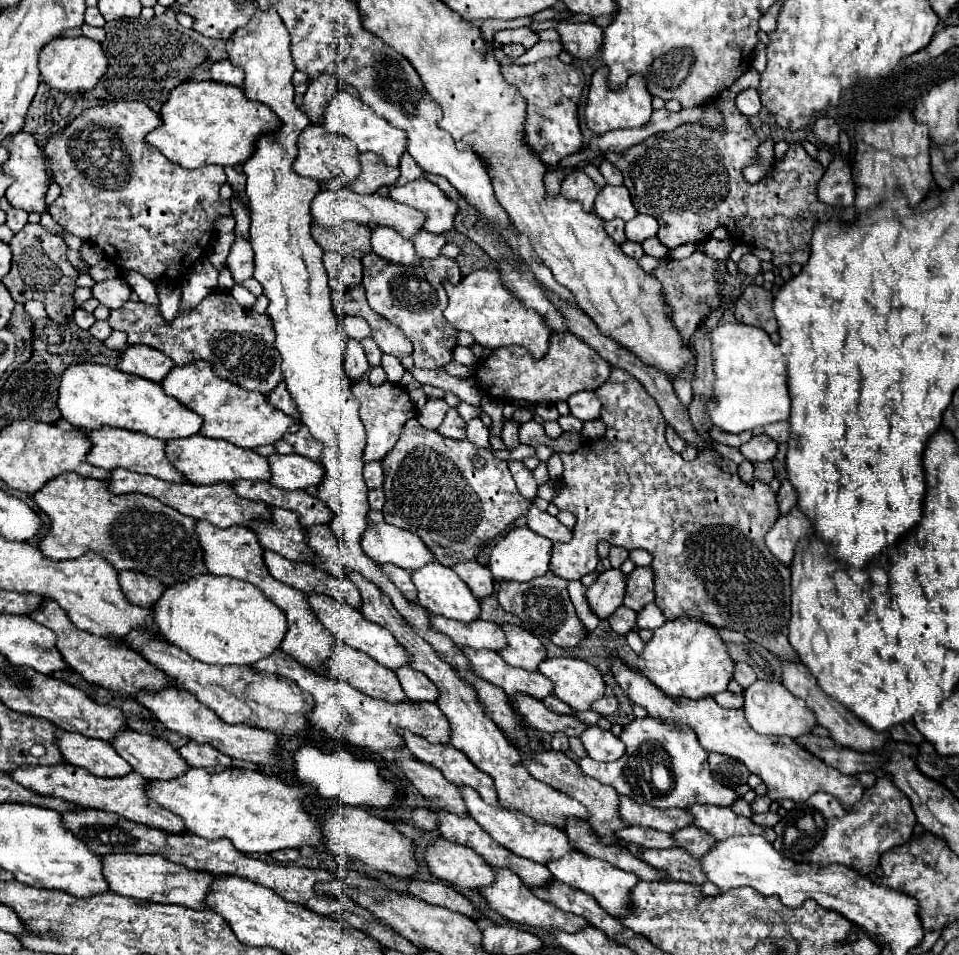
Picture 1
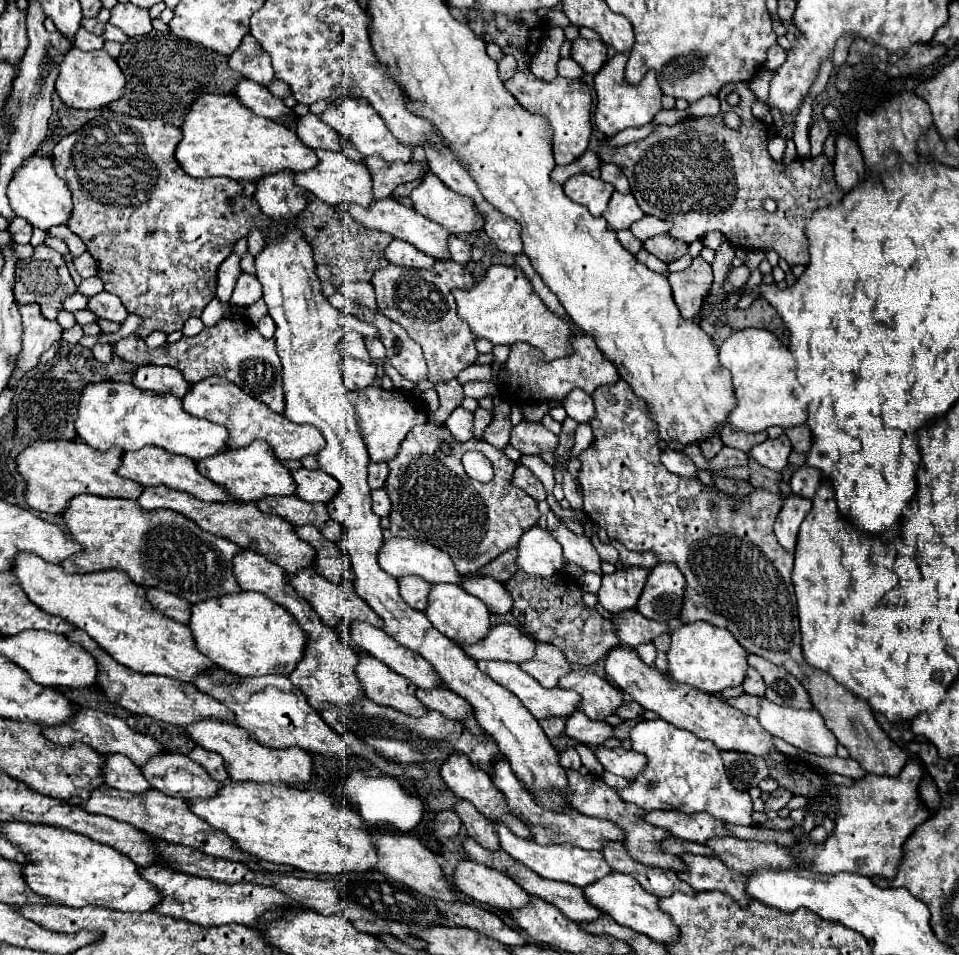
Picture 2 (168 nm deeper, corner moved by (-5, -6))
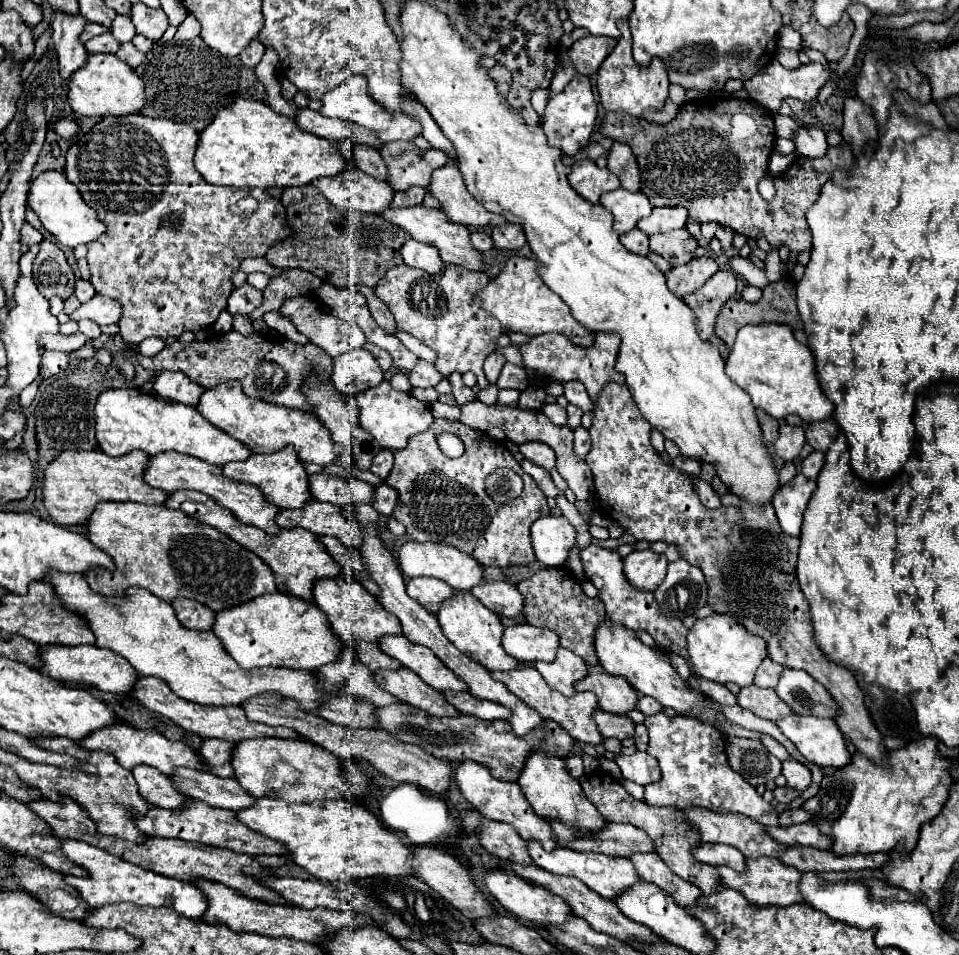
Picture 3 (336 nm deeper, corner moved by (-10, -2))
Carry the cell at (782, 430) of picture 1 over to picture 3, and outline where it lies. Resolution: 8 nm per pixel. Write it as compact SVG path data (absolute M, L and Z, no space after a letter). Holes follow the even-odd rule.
M832 419L810 423L806 429L806 443L810 443L812 449L822 453L828 451L828 447L834 443L836 437L838 437L838 427Z

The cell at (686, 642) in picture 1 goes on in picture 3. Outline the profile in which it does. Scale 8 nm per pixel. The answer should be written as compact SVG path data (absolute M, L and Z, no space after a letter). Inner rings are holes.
M712 613L710 617L696 619L688 631L688 661L694 675L700 675L714 683L736 683L748 687L754 681L754 671L766 657L766 643L762 637L756 637L736 621L732 615Z

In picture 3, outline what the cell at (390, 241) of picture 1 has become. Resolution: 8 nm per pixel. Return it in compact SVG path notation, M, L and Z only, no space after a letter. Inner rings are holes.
M408 239L402 245L402 257L404 263L416 269L422 269L426 273L440 273L444 269L444 263L440 259L440 255L436 253L436 247Z

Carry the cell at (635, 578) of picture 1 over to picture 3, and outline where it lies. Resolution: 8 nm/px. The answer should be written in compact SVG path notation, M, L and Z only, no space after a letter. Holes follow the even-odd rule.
M678 559L668 563L668 575L654 591L654 597L666 617L684 619L706 605L708 587L700 567Z

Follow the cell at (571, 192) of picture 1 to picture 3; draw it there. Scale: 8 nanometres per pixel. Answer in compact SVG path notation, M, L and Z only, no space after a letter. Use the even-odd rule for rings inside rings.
M576 161L568 175L568 183L590 203L598 203L602 193L620 187L618 177L608 169L598 169L594 161Z

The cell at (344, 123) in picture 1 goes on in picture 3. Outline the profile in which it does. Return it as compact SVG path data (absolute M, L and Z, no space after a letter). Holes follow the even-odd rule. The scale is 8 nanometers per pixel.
M352 75L348 81L344 81L342 85L334 87L332 91L328 91L328 95L324 95L322 103L324 103L322 109L320 109L322 115L332 117L332 119L358 123L358 125L374 131L376 137L382 143L388 143L388 141L412 141L422 131L420 123L414 121L412 117L408 117L406 113L390 115L388 111L384 111L384 107L380 107L376 101L372 101L370 95L368 95L368 89L366 89L366 79L362 75Z

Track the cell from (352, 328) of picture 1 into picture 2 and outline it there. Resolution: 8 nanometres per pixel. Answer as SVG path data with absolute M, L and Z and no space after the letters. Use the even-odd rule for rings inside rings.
M365 339L365 345L367 345L367 351L371 355L371 359L385 359L385 347L379 339Z

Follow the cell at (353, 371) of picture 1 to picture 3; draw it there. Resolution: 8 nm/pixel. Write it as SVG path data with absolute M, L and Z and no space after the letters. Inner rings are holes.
M352 349L340 357L334 357L332 381L350 397L376 387L384 379L384 373L380 371L376 359L368 355L370 353L366 349Z

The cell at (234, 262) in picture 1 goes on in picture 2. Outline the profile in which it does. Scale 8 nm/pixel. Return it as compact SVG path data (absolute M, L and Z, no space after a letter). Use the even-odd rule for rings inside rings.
M243 273L235 285L235 291L233 291L229 303L235 307L249 307L255 301L259 301L261 295L263 295L263 291L261 291L261 283L257 281L257 277Z

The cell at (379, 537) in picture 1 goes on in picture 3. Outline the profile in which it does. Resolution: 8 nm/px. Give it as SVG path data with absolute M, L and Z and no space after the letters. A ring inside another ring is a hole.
M406 541L398 549L398 563L406 577L420 577L420 575L436 577L436 579L446 581L456 591L470 591L474 585L478 585L482 581L482 567L476 559L472 559L470 555L466 555L454 547L440 545L440 543Z

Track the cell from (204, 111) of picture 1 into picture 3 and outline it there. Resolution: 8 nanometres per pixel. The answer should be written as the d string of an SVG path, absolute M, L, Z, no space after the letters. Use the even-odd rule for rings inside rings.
M236 99L228 107L220 107L216 119L200 133L194 167L214 185L284 189L290 185L308 185L318 177L338 175L348 163L332 141L300 131L290 117L276 113L266 103Z

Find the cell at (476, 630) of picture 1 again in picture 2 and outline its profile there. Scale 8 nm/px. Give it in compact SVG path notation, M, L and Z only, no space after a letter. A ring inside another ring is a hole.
M497 625L489 631L489 635L475 643L463 645L463 651L479 659L493 659L493 661L511 661L511 663L525 663L535 657L535 639L531 635L521 633L513 625Z

